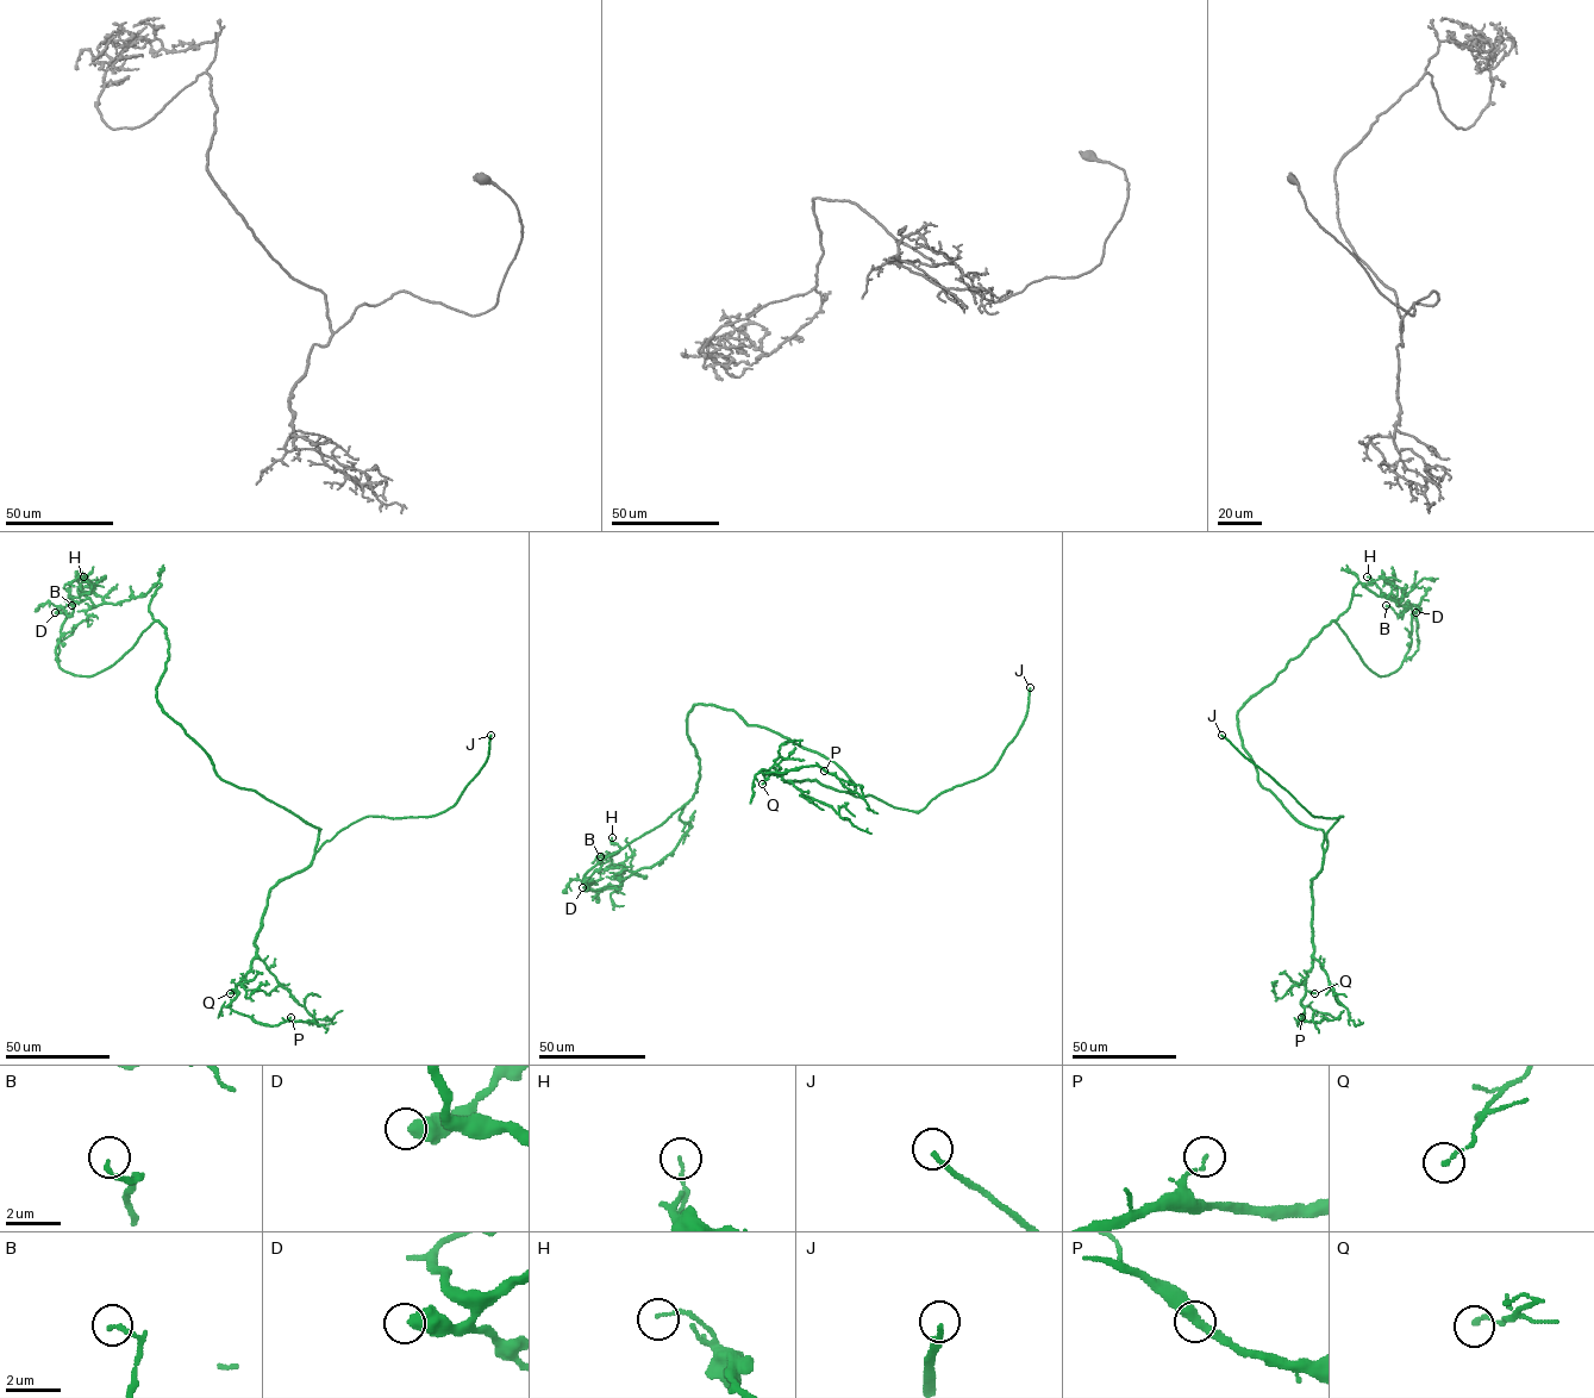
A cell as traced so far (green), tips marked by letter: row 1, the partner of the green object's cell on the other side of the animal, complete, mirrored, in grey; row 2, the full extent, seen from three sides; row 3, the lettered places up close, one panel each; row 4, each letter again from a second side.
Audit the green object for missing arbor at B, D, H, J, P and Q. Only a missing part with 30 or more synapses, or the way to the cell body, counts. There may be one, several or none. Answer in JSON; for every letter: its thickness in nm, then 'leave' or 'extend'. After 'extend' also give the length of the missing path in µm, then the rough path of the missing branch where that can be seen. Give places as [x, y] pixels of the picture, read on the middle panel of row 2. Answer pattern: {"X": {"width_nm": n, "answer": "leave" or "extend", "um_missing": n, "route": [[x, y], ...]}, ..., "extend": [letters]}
{"B": {"width_nm": 140, "answer": "leave"}, "D": {"width_nm": 500, "answer": "leave"}, "H": {"width_nm": 100, "answer": "leave"}, "J": {"width_nm": 170, "answer": "extend", "um_missing": 40, "route": [[1030, 687], [1026, 650], [1005, 634]]}, "P": {"width_nm": 90, "answer": "leave"}, "Q": {"width_nm": 160, "answer": "leave"}, "extend": ["J"]}

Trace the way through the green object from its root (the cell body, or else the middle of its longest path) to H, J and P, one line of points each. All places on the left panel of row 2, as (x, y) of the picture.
H: (229, 782), (157, 703), (168, 641), (149, 605), (161, 584), (94, 605), (72, 599), (89, 591), (83, 576)
J: (229, 782), (256, 791), (320, 829), (317, 852), (367, 817), (430, 817), (451, 807), (486, 761), (491, 735)
P: (229, 782), (256, 791), (320, 829), (312, 862), (270, 890), (251, 968), (229, 1005), (268, 1025), (291, 1017)

